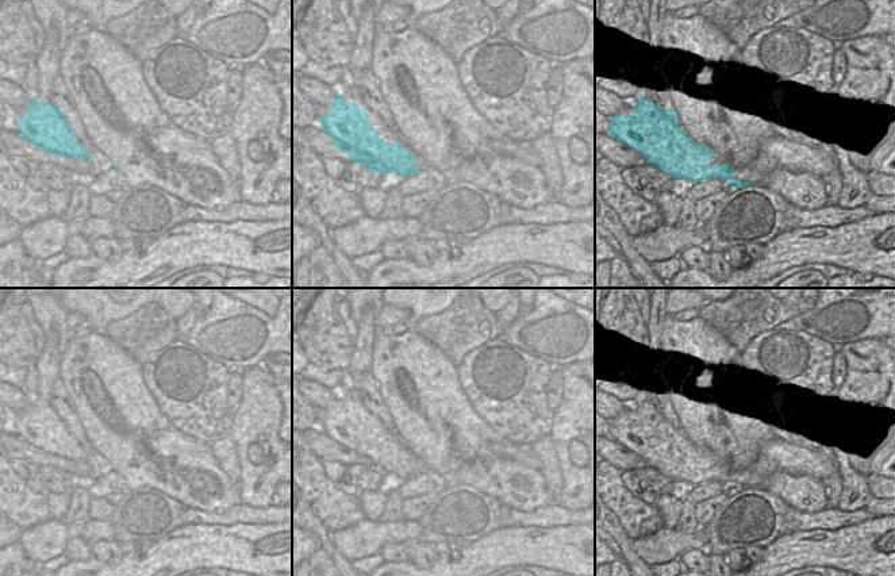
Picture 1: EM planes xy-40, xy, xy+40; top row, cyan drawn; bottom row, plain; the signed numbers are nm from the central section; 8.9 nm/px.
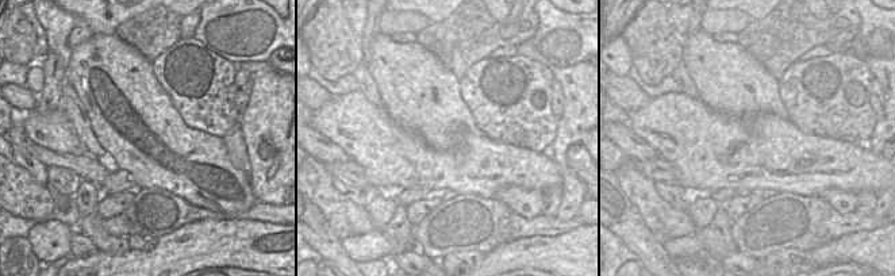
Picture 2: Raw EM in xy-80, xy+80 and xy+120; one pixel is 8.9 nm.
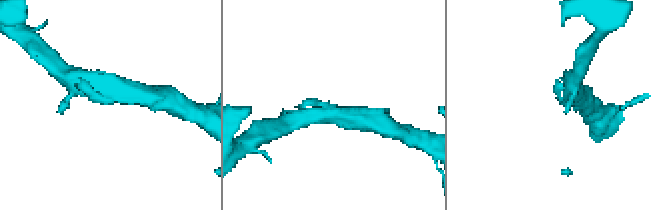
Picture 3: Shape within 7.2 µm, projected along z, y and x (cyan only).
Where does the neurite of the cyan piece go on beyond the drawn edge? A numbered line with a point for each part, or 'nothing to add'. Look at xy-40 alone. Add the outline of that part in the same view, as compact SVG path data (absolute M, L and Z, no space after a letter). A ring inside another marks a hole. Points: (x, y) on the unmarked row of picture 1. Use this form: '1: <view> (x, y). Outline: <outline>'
nothing to add

